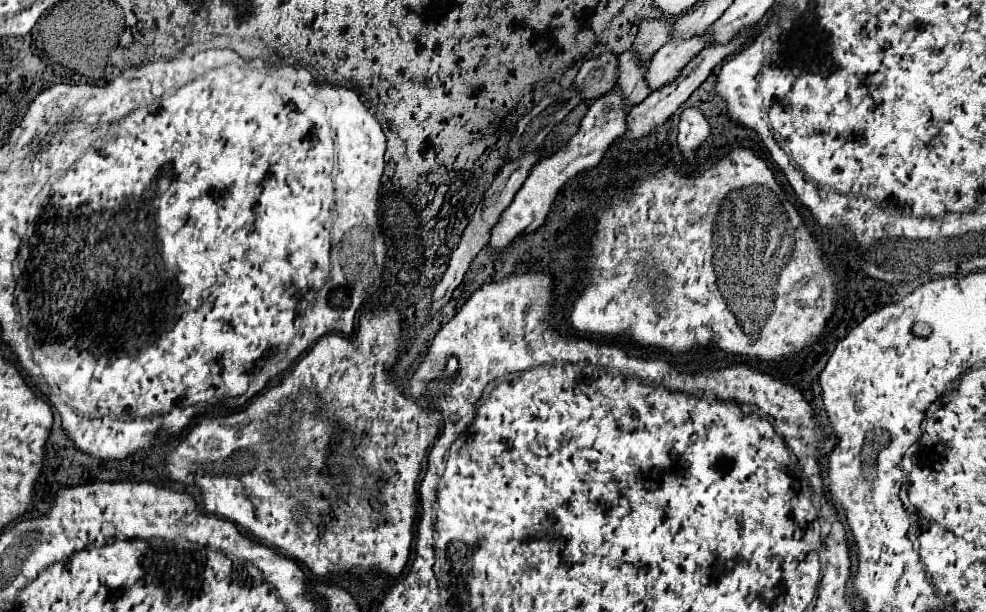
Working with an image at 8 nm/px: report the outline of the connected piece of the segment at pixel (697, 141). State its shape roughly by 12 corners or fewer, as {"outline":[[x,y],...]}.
{"outline":[[690,106],[678,124],[678,146],[692,160],[710,134],[700,108]]}

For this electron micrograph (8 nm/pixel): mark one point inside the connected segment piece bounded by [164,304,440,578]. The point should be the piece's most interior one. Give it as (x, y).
(327, 524)

